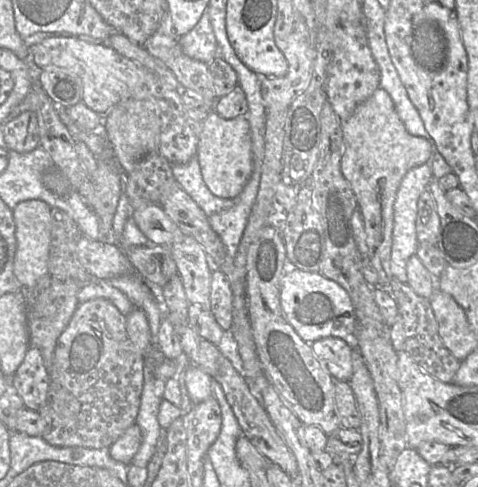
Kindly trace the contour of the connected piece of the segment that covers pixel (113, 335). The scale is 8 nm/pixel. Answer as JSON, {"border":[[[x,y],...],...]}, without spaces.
{"border":[[[96,298],[79,304],[57,340],[48,397],[38,413],[44,421],[40,435],[56,447],[109,448],[136,421],[143,388],[144,352],[129,338],[126,318],[108,300]]]}

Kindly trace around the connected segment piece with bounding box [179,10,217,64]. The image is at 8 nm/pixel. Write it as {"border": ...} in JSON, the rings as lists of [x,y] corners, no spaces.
{"border":[[[206,10],[198,23],[179,38],[182,51],[190,58],[210,63],[217,56],[217,42]]]}

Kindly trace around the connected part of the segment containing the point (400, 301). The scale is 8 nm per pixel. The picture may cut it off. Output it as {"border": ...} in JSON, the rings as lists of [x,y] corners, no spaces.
{"border":[[[392,278],[384,287],[396,301],[398,314],[404,324],[404,351],[407,352],[418,366],[430,376],[444,383],[452,383],[461,361],[455,358],[444,346],[439,333],[438,324],[431,307],[430,299],[417,295],[407,283]]]}

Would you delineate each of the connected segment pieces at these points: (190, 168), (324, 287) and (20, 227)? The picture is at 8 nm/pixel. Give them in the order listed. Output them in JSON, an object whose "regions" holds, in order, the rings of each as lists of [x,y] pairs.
{"regions":[[[[197,156],[185,164],[171,164],[171,168],[176,181],[208,217],[227,210],[237,203],[237,197],[221,198],[208,189]]],[[[299,268],[284,273],[280,281],[280,304],[287,321],[306,342],[325,337],[338,337],[353,342],[355,312],[347,291],[337,282],[318,272]]],[[[25,200],[13,211],[16,237],[16,253],[13,273],[23,289],[30,289],[48,272],[51,239],[51,207],[42,200]]]]}

